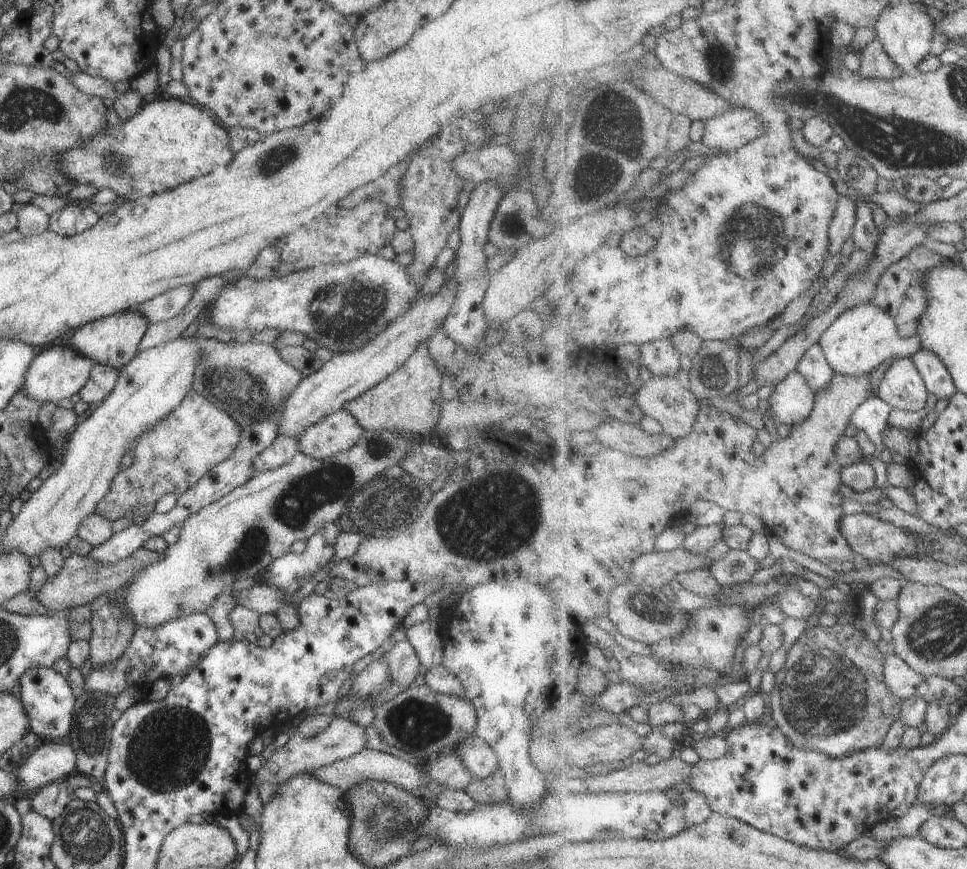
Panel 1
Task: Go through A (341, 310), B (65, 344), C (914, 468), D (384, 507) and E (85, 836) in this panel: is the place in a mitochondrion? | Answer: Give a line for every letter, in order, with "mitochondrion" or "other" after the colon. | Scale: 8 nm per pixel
A: mitochondrion
B: other
C: other
D: mitochondrion
E: mitochondrion

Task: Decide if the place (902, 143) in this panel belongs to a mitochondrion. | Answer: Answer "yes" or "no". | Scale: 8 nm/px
yes

